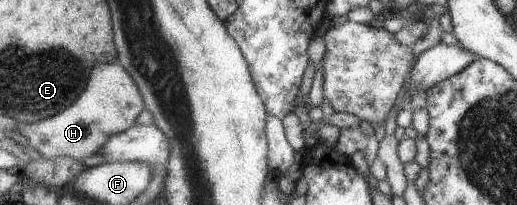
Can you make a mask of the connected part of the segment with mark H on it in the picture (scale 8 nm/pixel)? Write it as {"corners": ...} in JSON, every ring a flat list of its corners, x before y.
{"corners":[[95,64,89,74,85,90,78,94,71,106,65,107,61,114,39,120,39,122,22,124,17,131,27,139,41,159,55,160,59,157,71,157,75,160,89,158,99,153,101,146,112,136,125,132,135,124,143,110,145,102,129,72,120,64]]}

